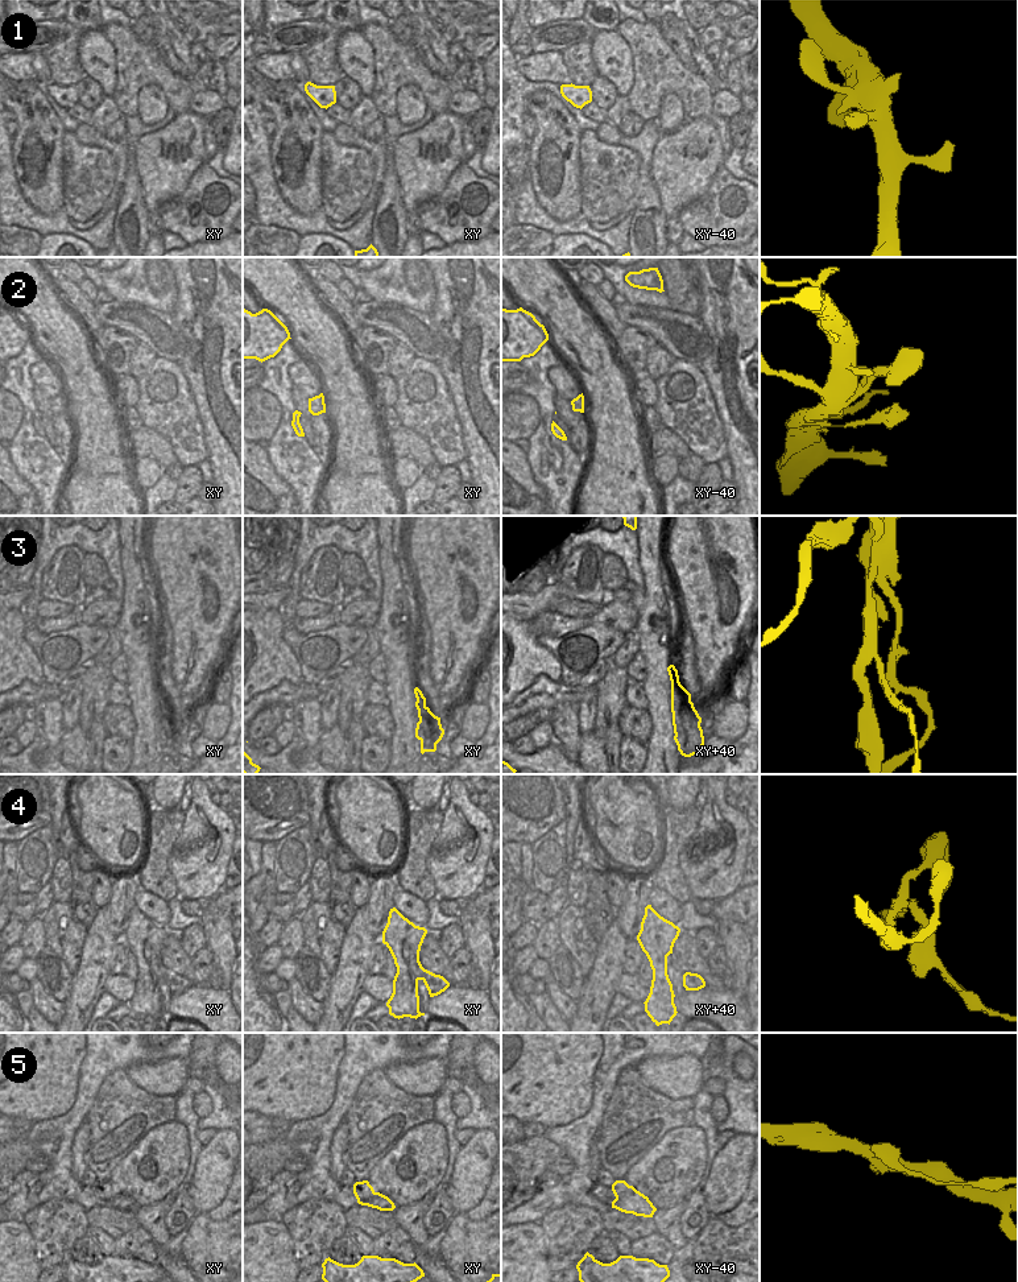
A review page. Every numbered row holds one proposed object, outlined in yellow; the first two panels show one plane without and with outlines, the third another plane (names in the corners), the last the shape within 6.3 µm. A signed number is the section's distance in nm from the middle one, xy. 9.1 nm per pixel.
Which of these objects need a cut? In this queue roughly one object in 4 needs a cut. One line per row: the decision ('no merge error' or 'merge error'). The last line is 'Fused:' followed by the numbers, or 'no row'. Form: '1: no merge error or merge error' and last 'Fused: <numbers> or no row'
1: no merge error
2: no merge error
3: merge error
4: merge error
5: merge error
Fused: 3, 4, 5

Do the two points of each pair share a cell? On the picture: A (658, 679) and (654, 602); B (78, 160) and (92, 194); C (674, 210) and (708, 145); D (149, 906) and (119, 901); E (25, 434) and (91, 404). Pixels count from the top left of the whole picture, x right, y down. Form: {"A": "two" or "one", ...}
{"A": "one", "B": "one", "C": "one", "D": "two", "E": "two"}

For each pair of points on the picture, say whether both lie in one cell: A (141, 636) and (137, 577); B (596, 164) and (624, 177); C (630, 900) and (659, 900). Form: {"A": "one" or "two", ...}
{"A": "one", "B": "one", "C": "two"}

